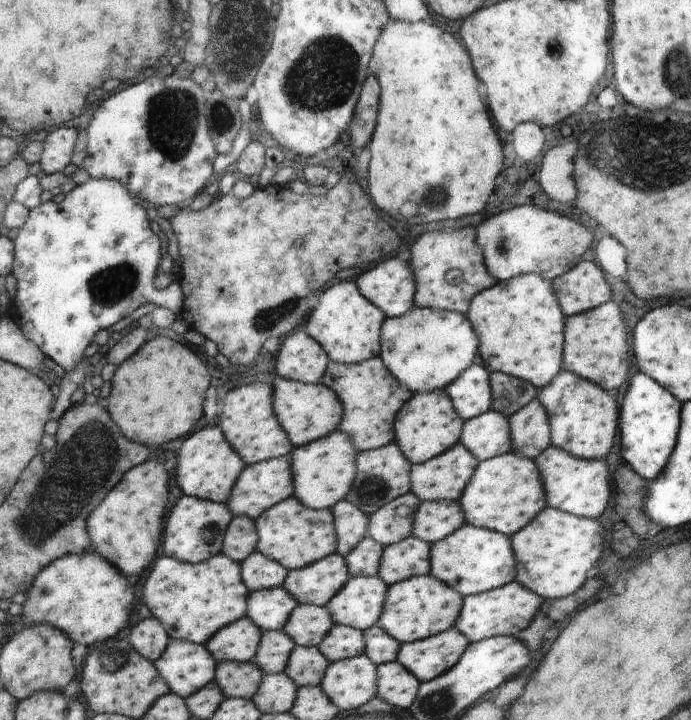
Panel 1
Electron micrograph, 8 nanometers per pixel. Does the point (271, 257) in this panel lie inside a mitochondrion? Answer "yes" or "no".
no

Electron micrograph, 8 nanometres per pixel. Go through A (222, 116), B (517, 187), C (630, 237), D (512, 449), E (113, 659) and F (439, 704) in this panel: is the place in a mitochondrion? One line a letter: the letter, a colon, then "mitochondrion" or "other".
A: mitochondrion
B: other
C: other
D: other
E: mitochondrion
F: mitochondrion

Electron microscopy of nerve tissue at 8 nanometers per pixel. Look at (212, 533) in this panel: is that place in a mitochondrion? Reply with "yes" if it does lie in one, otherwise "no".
yes

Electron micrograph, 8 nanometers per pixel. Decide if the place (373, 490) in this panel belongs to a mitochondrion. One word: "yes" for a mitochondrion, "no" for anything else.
yes

